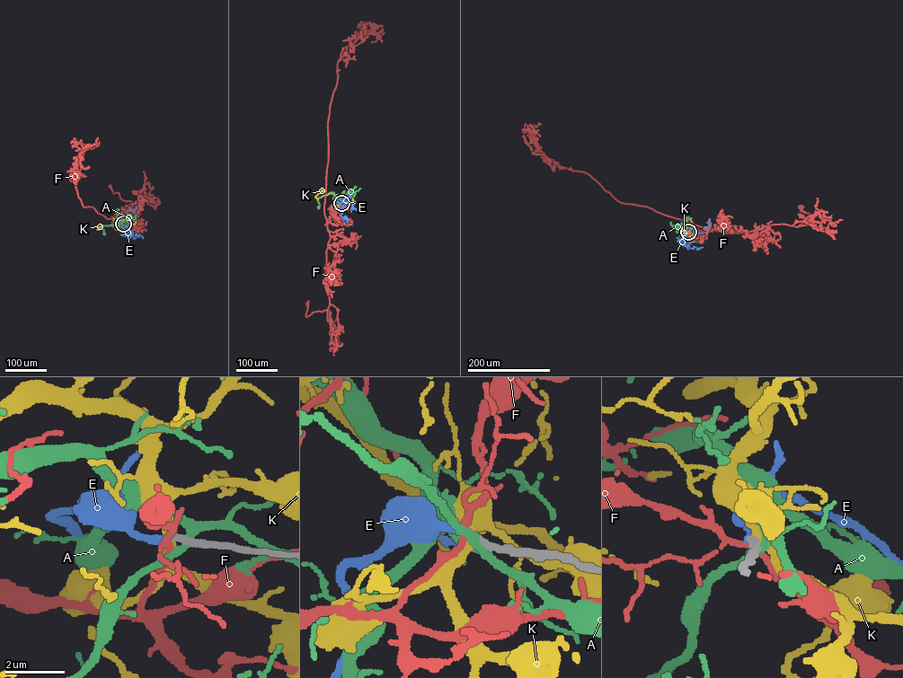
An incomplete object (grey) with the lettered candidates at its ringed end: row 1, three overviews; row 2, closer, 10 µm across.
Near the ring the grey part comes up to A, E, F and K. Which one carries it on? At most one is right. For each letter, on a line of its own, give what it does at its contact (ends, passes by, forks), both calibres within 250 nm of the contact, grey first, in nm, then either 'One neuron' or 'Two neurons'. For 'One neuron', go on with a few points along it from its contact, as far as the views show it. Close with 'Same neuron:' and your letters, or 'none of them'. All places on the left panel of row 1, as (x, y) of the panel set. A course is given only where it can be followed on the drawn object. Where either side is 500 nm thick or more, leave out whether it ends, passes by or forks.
A: It forks there. Thickness 320 nm (grey) against 260 nm. Two neurons
E: It ends there. Thickness 260 nm (grey) against 280 nm. One neuron. Its course: (123, 224), (117, 221), (118, 229), (128, 239), (134, 238)
F: It forks there. Thickness 280 nm (grey) against 140 nm. Two neurons
K: It passes by. Thickness 280 nm (grey) against 420 nm. Two neurons
Same neuron: E

